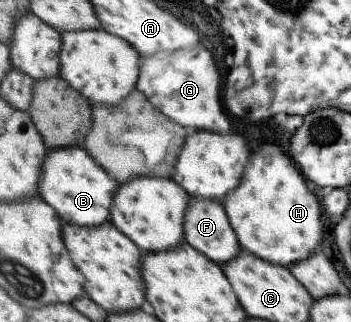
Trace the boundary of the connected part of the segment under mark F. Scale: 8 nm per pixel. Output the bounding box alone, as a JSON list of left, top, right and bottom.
[185,194,242,267]

